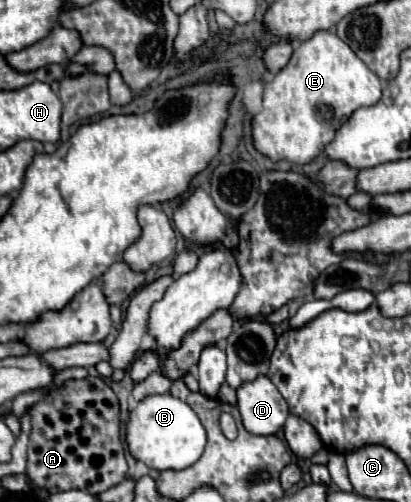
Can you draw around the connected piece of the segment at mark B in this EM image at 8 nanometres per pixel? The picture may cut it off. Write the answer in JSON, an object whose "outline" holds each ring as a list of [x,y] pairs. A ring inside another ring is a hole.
{"outline":[[[170,393],[150,395],[142,399],[130,413],[126,441],[134,459],[146,463],[150,469],[180,471],[194,465],[202,457],[206,447],[206,429],[188,403],[172,397]]]}

